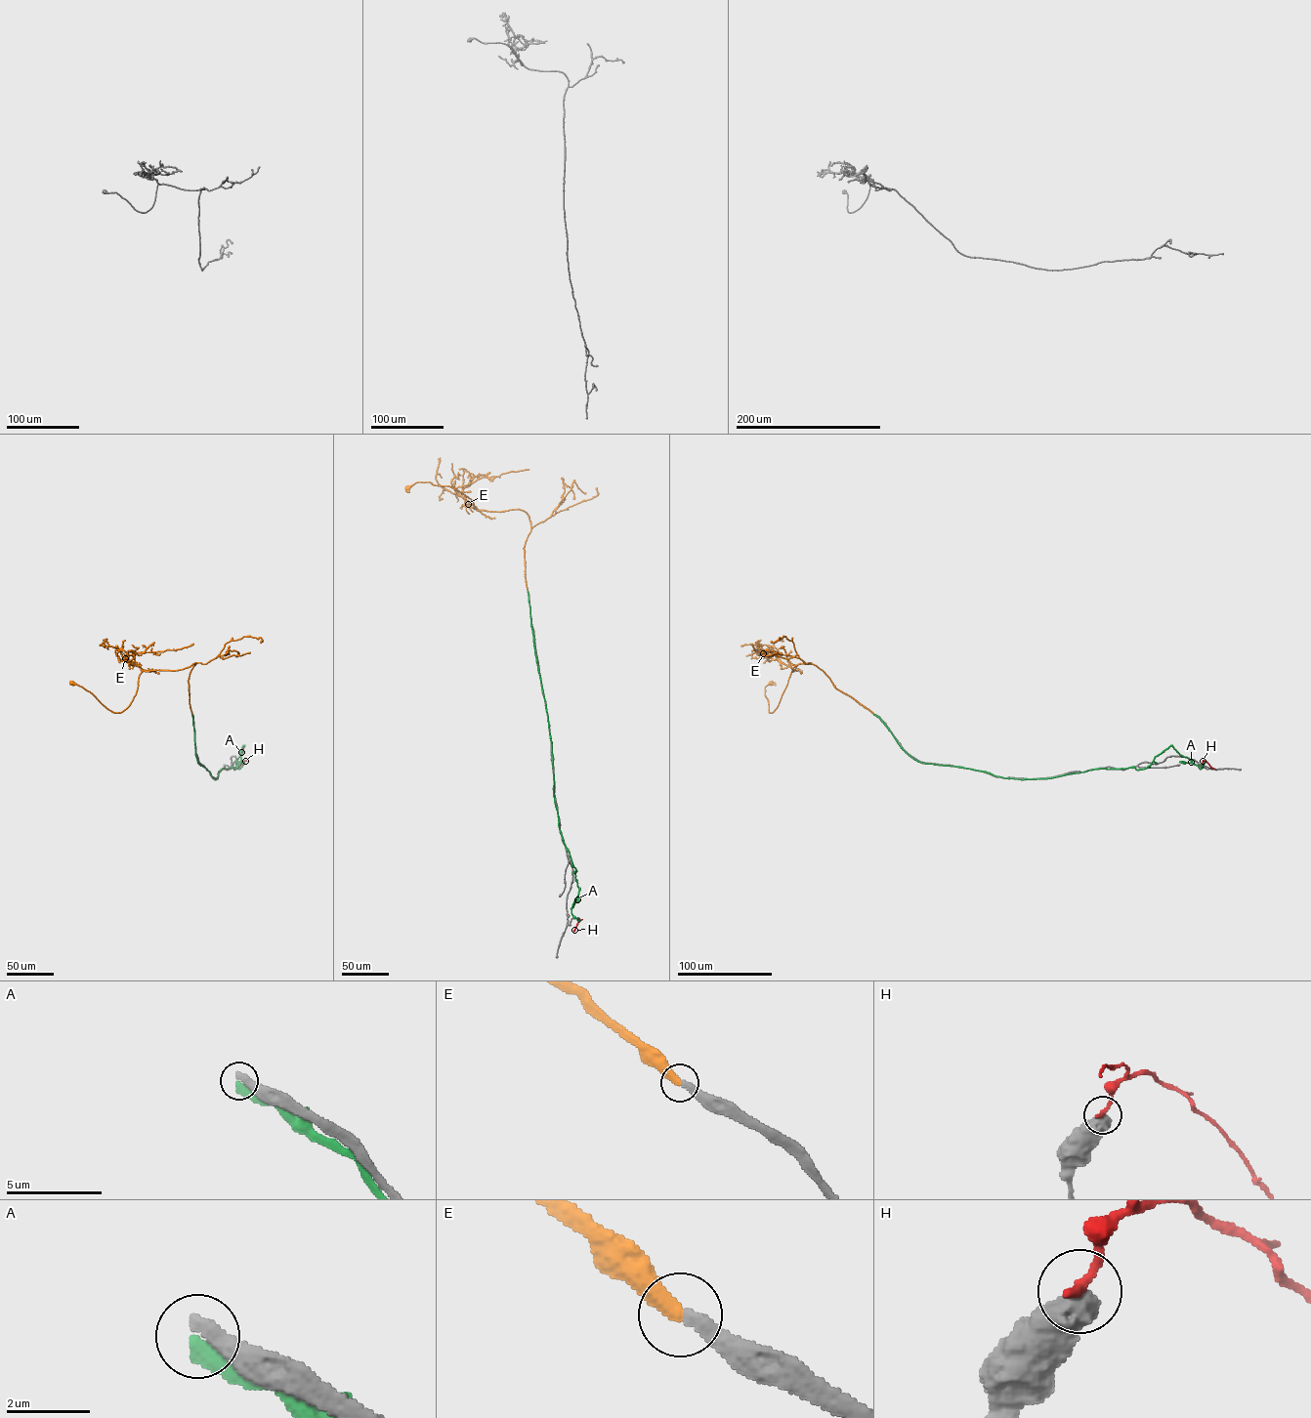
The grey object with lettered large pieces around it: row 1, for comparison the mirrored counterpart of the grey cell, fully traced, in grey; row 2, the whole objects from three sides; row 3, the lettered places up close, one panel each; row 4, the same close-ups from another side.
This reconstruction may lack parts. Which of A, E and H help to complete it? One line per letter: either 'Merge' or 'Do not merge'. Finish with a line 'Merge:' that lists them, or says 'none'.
A: Do not merge
E: Merge
H: Do not merge
Merge: E

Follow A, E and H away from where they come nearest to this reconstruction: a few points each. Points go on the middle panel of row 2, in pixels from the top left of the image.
A: (528, 591), (552, 745), (553, 794), (559, 826), (576, 870), (575, 879), (579, 890), (571, 914), (579, 921)
E: (528, 590), (524, 549), (530, 528), (525, 512), (478, 510), (457, 490), (429, 481), (417, 481), (405, 491)
H: (579, 919), (573, 931)

